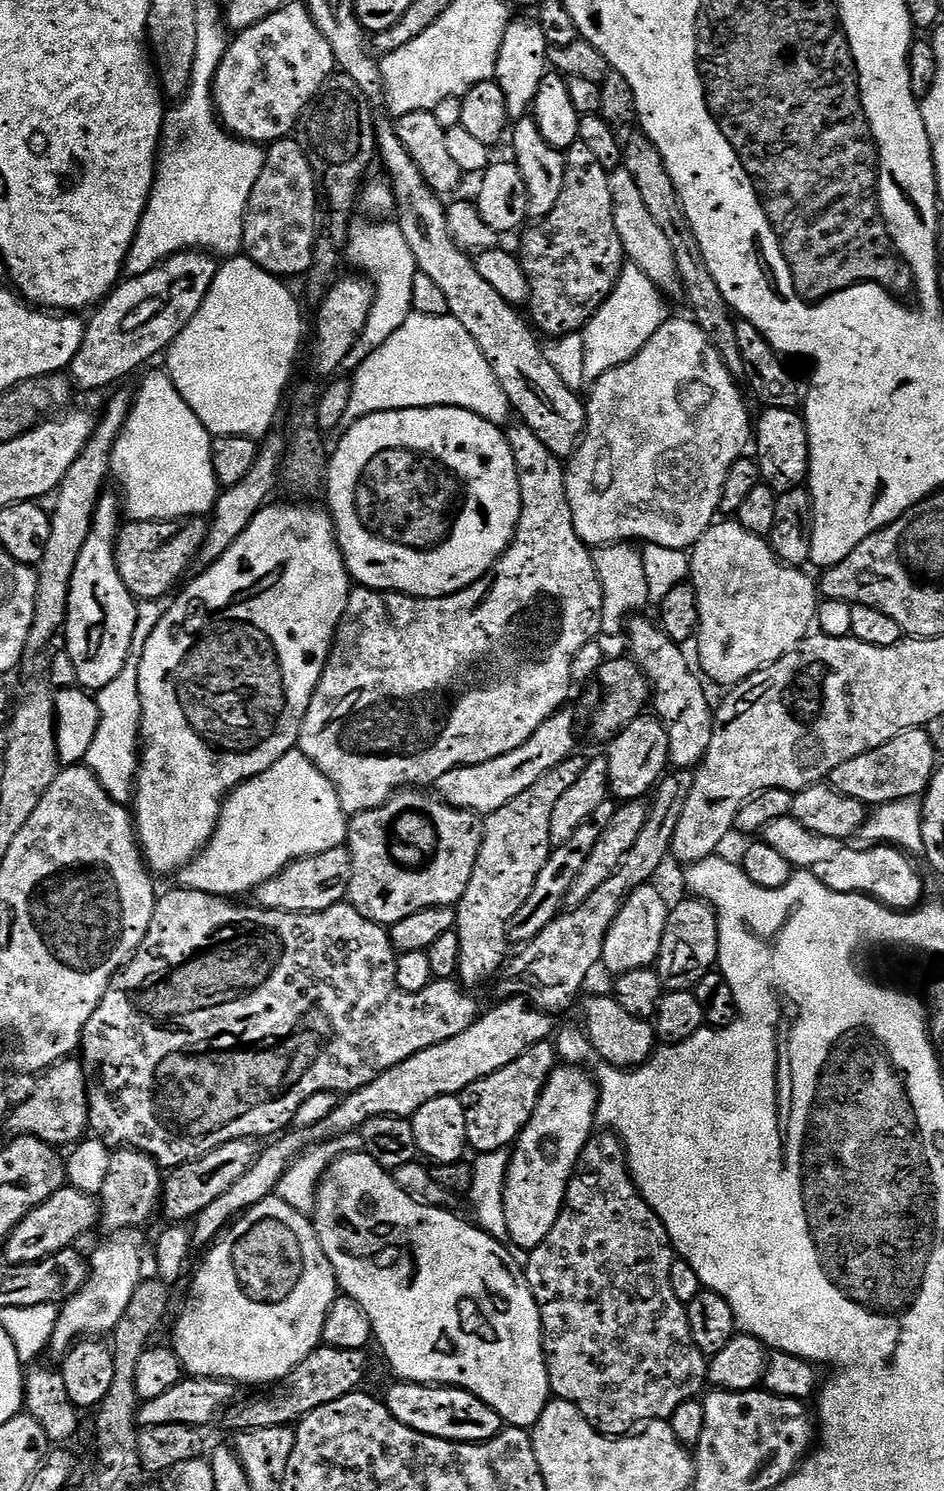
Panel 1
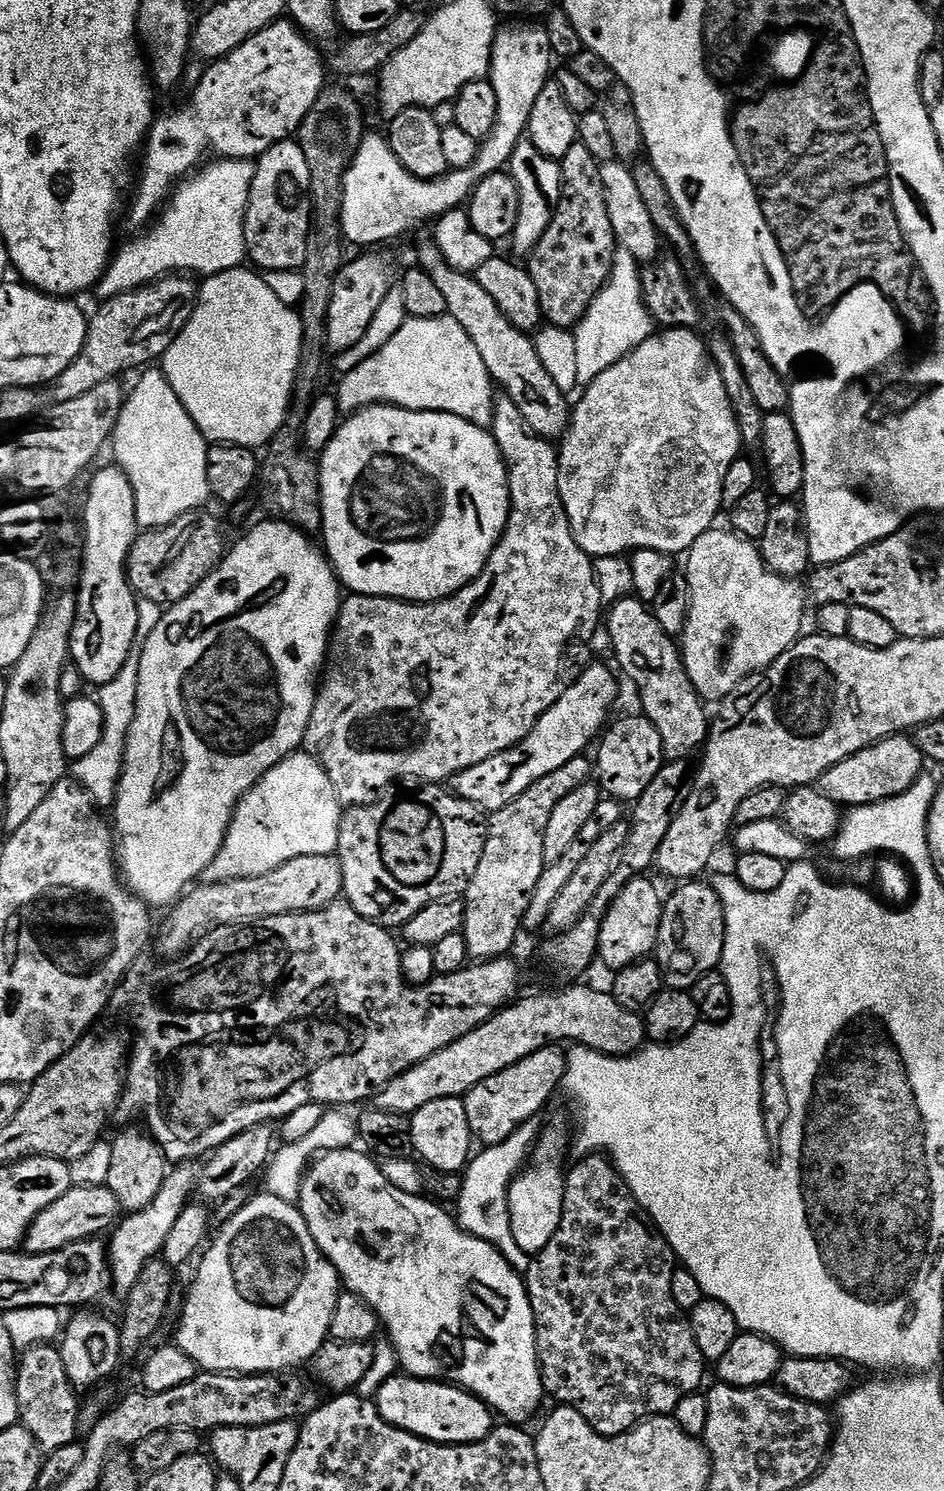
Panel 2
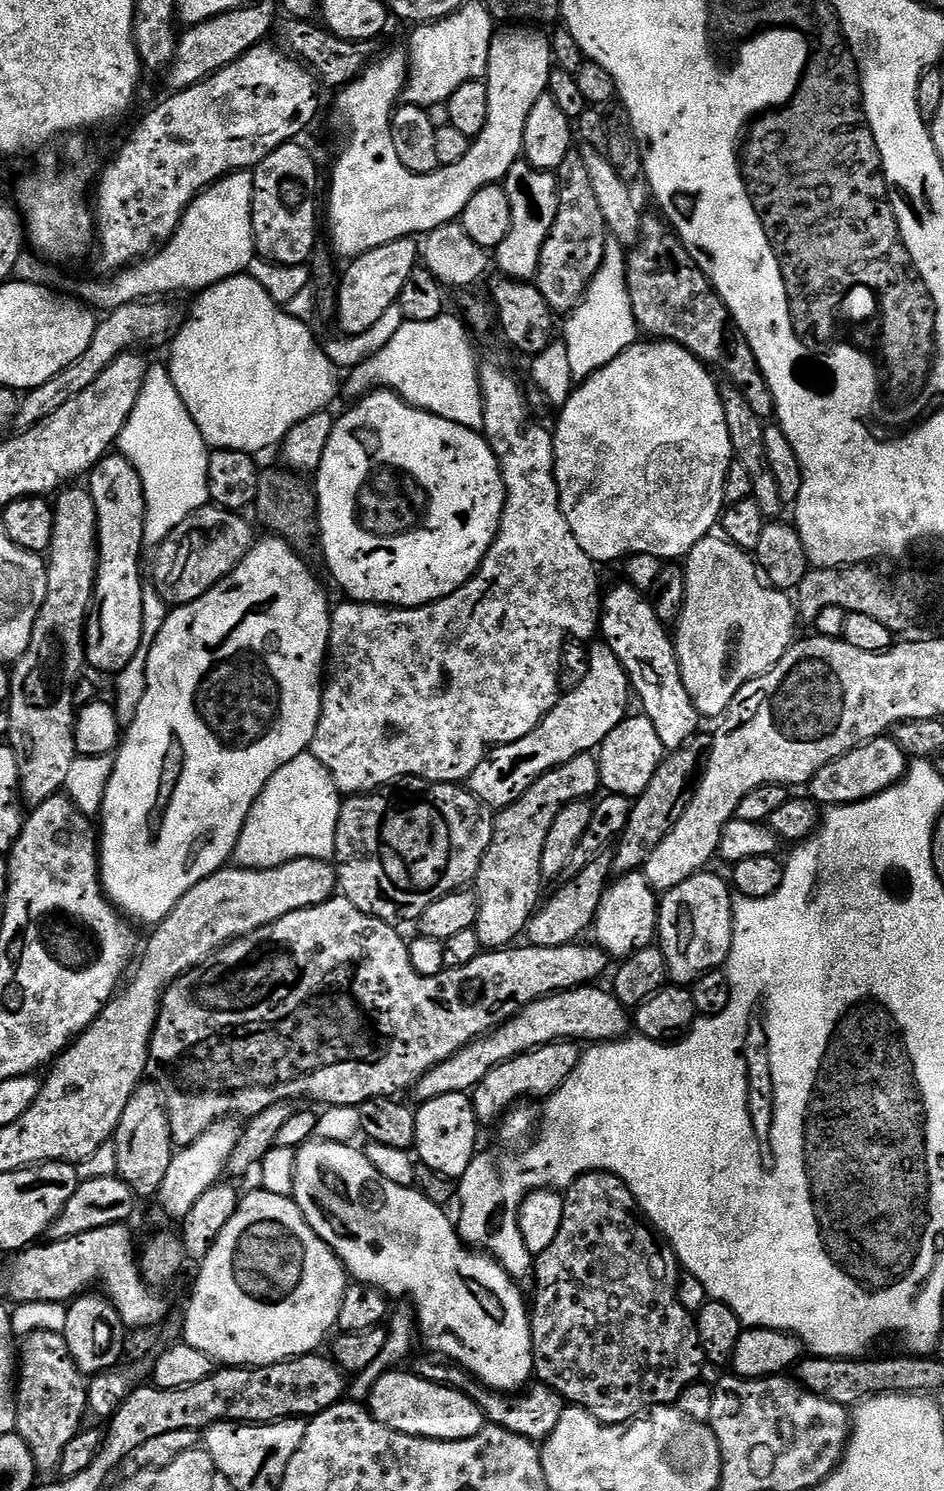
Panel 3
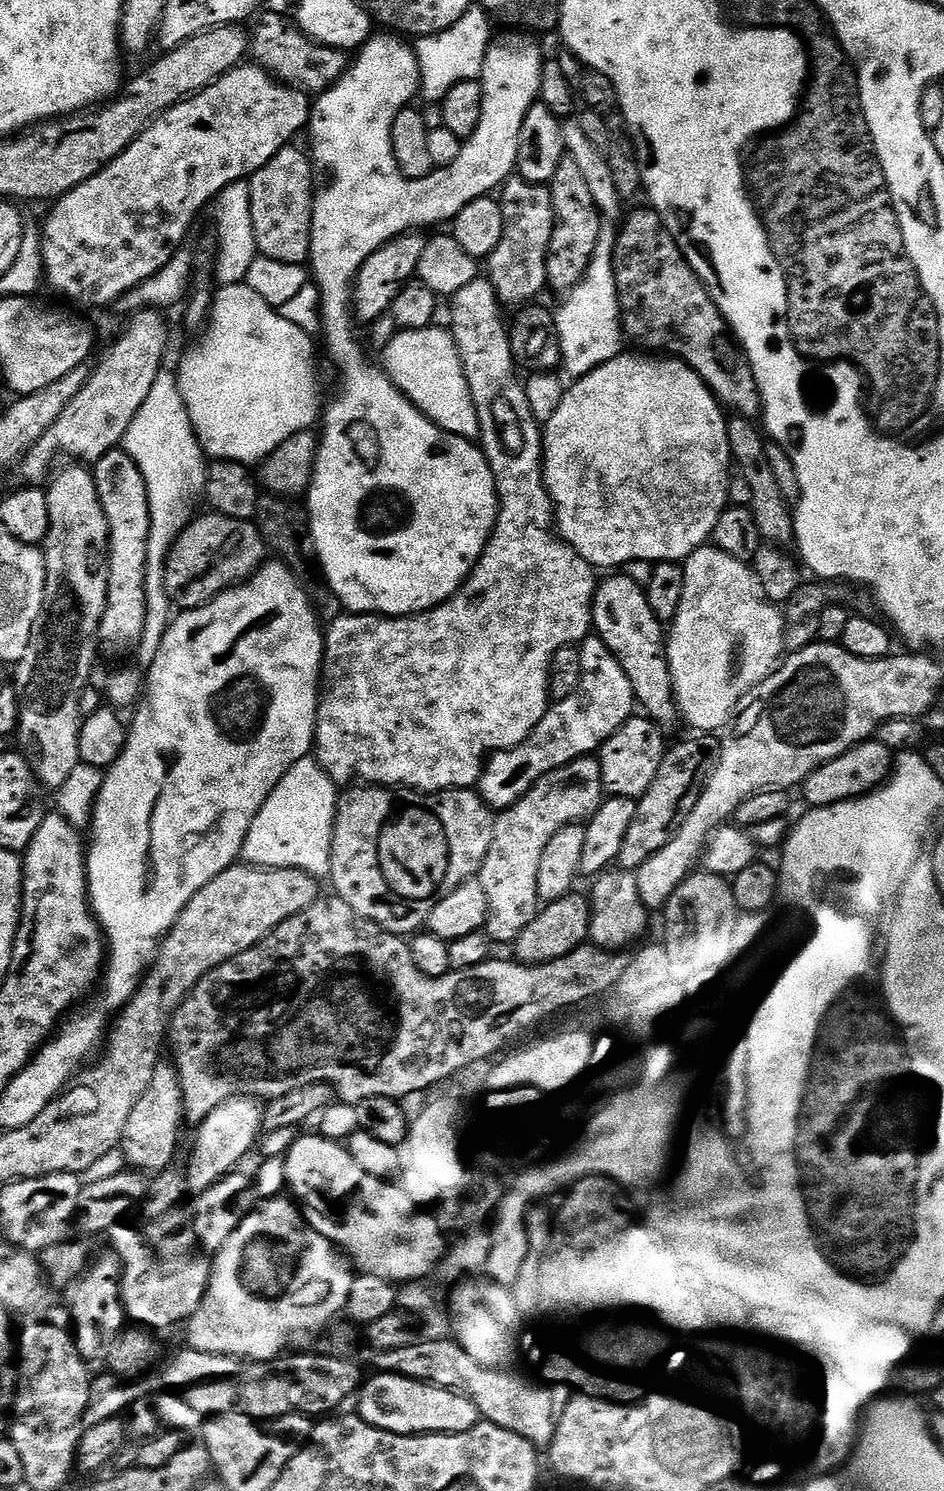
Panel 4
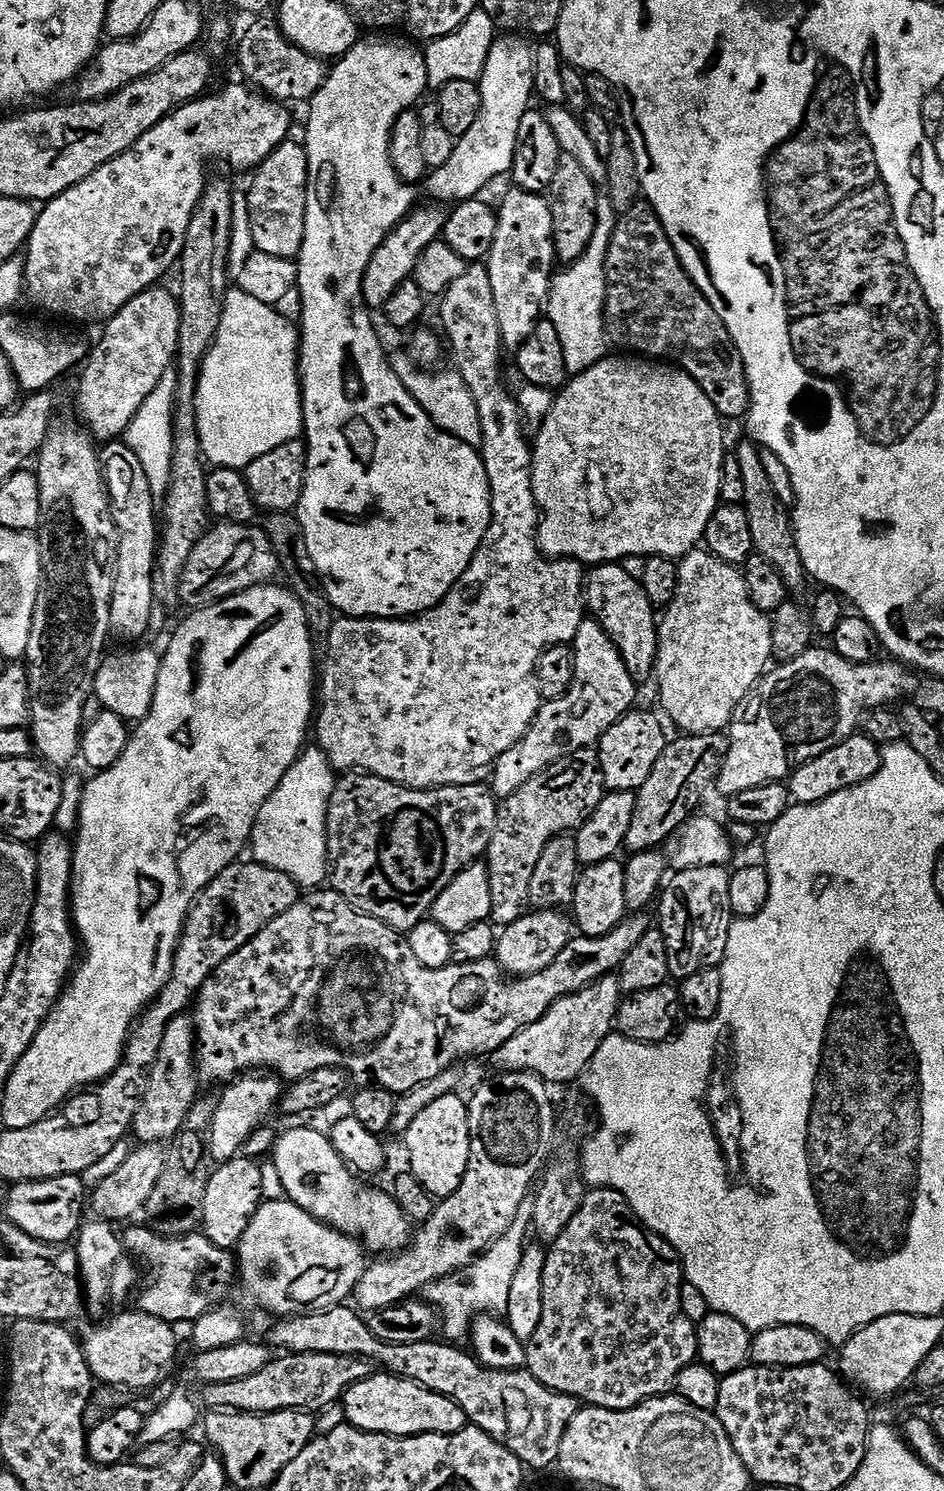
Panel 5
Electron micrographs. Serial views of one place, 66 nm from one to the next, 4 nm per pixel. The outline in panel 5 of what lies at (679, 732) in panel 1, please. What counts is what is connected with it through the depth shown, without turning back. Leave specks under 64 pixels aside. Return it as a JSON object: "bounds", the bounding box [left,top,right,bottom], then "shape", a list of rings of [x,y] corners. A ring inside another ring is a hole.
{"bounds":[586,563,660,682],"shape":[[[623,563],[595,565],[586,576],[586,608],[604,627],[632,677],[640,682],[647,676],[649,679],[656,666],[660,634],[657,609],[653,608],[650,598],[646,598],[643,584],[626,574]]]}

